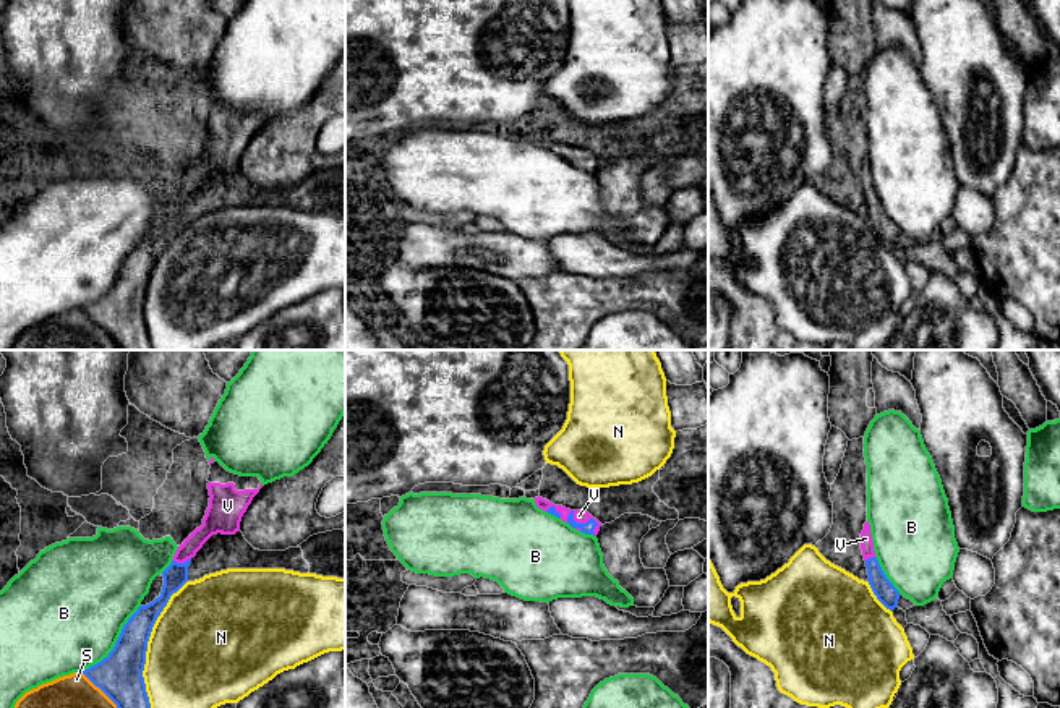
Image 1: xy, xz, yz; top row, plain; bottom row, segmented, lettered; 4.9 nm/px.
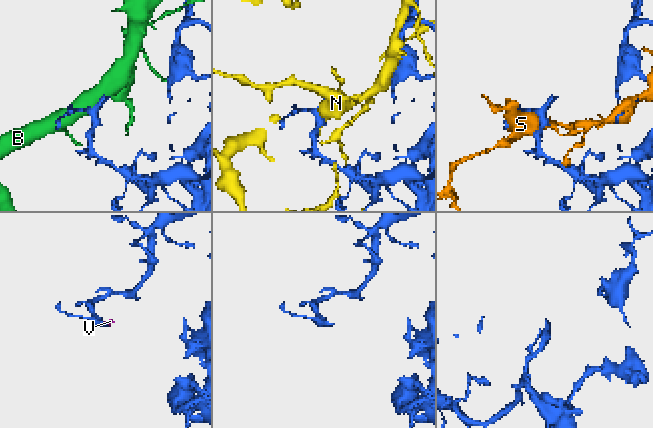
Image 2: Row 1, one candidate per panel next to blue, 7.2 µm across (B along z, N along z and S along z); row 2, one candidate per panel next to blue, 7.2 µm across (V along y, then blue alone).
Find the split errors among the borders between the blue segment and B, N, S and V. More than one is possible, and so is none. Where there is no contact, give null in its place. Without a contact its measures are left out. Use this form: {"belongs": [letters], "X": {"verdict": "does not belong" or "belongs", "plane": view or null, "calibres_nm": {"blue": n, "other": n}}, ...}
{"belongs": ["V"], "B": {"verdict": "does not belong", "plane": "xy", "calibres_nm": {"blue": 220, "other": 500}}, "N": {"verdict": "does not belong", "plane": "xy", "calibres_nm": {"blue": 220, "other": 500}}, "S": {"verdict": "does not belong", "plane": "xy", "calibres_nm": {"blue": 220, "other": 360}}, "V": {"verdict": "belongs", "plane": "xz", "calibres_nm": {"blue": 60, "other": 60}}}

